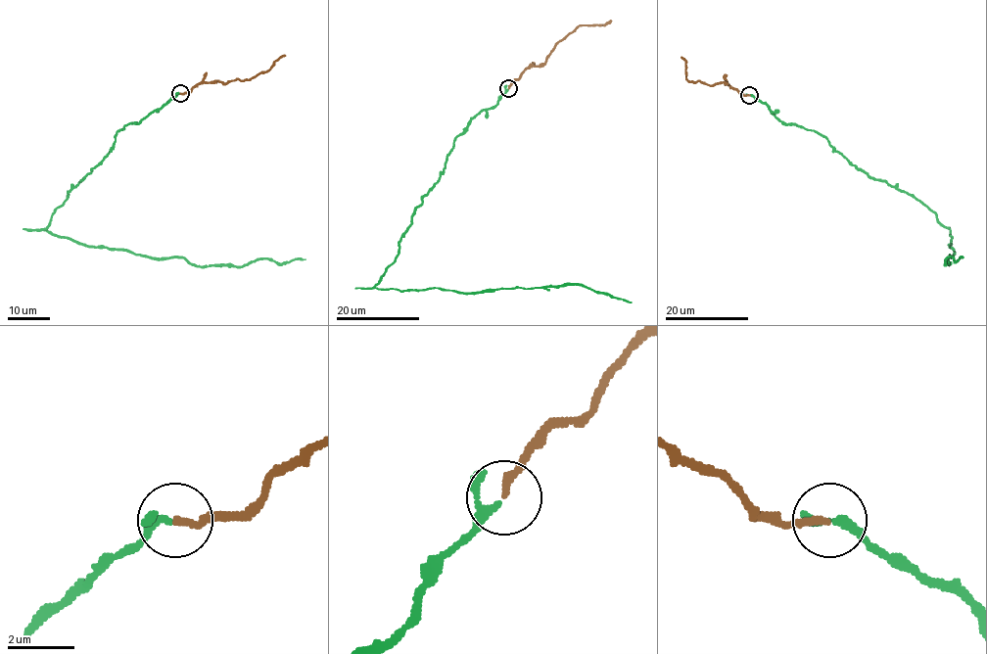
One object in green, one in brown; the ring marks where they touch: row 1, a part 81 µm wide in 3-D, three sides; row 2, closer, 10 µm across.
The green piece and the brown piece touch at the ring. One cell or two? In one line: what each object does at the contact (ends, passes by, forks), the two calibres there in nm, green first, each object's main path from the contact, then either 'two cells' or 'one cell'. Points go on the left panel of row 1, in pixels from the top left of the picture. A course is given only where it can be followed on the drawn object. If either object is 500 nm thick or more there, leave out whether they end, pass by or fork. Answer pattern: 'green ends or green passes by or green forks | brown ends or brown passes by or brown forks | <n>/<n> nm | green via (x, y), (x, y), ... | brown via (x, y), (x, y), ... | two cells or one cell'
green passes by | brown ends | 200/220 nm | green via (179, 93), (117, 133), (109, 153), (43, 229), (89, 246), (183, 256), (201, 266), (305, 258) | brown via (180, 93), (189, 92), (205, 82), (249, 79), (266, 72), (285, 56) | one cell

